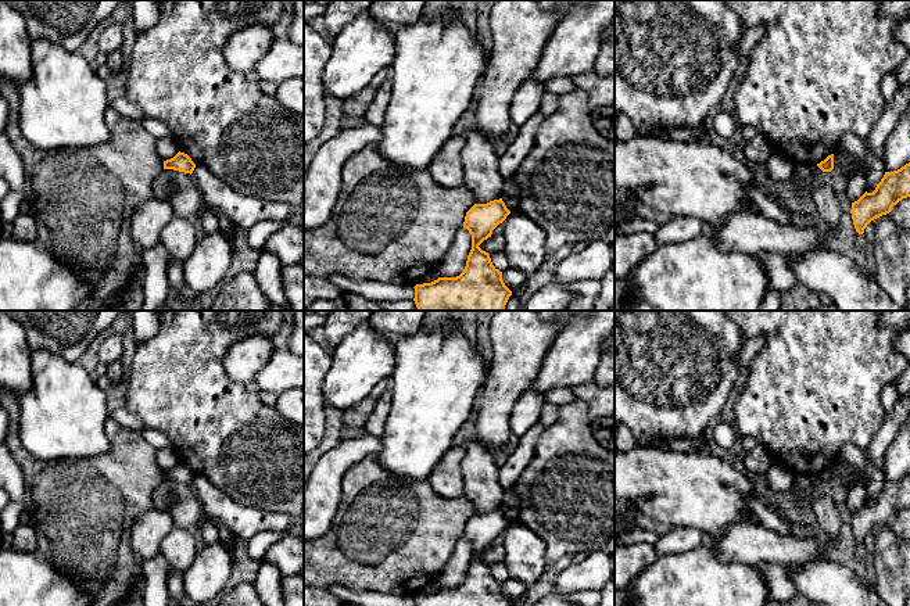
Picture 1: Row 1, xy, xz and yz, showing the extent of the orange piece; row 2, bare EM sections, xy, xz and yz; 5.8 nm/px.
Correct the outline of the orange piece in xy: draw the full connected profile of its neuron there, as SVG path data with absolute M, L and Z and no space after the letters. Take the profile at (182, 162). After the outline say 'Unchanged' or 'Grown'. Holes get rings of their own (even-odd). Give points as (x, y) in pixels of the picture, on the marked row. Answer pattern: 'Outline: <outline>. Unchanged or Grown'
Outline: M178 153L173 158L164 161L164 169L173 169L184 173L193 173L196 164L184 153Z. Unchanged

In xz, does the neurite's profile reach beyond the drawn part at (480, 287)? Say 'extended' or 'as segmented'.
as segmented

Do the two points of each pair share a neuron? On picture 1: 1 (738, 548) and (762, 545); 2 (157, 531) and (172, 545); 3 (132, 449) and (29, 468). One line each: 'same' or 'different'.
1: same
2: different
3: same

